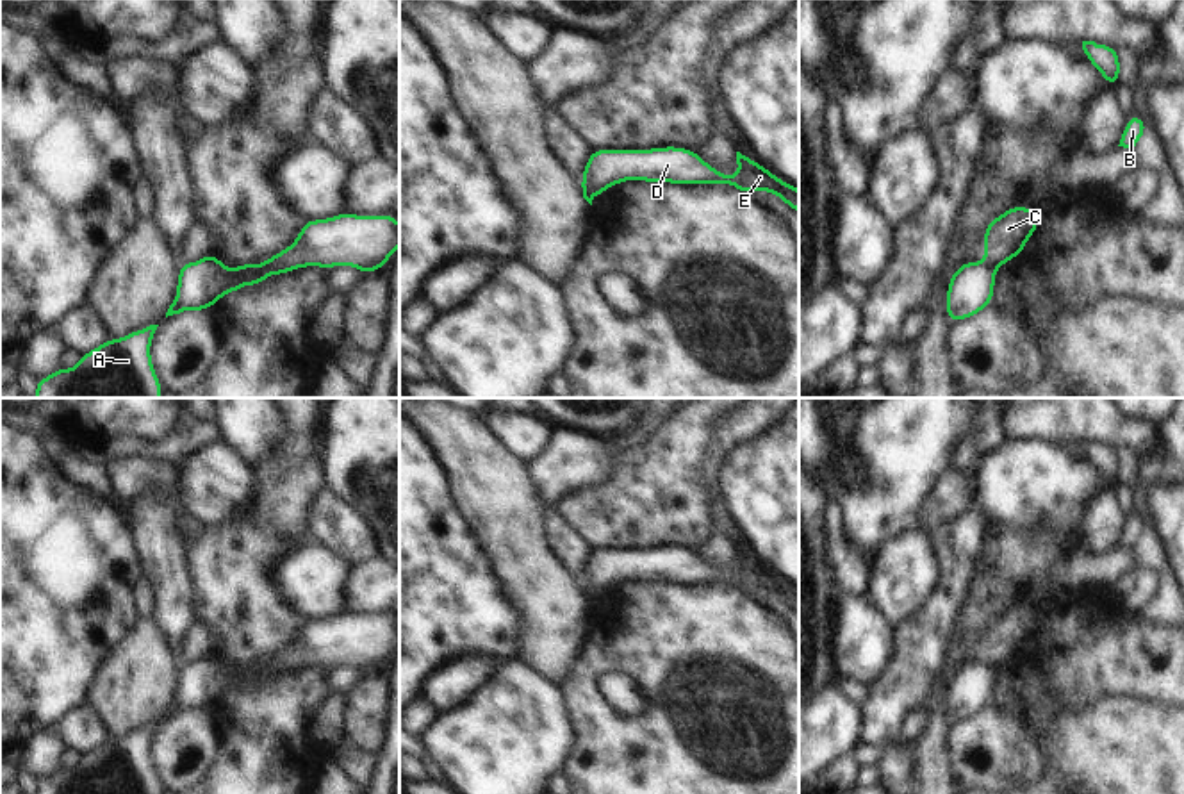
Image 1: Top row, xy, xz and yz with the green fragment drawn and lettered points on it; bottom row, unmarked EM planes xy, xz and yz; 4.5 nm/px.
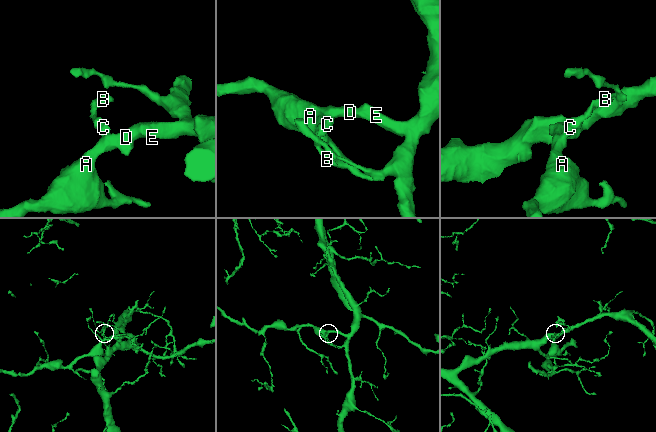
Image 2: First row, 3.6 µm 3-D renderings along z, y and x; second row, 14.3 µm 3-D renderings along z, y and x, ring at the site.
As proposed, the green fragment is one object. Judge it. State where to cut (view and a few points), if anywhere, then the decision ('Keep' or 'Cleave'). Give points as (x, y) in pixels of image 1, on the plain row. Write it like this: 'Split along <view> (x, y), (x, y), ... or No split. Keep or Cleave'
Split along xz (582, 586), (592, 584), (603, 591). Cleave.

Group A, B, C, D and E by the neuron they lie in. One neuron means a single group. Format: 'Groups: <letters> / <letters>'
Groups: A D E / B C.

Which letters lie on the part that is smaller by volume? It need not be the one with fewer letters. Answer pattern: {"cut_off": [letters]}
{"cut_off": ["B", "C"]}

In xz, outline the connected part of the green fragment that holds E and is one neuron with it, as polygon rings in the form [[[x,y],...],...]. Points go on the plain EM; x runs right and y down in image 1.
[[[679,546],[647,550],[592,550],[583,567],[581,587],[601,589],[624,580],[665,583],[724,583],[744,594],[758,589],[777,594],[792,610],[799,612],[799,589],[770,573],[765,566],[736,551],[738,575],[720,573],[703,560],[697,551]]]

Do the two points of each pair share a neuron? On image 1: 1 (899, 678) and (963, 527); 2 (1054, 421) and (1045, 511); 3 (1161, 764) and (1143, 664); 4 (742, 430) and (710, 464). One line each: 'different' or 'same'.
1: same
2: different
3: different
4: same

